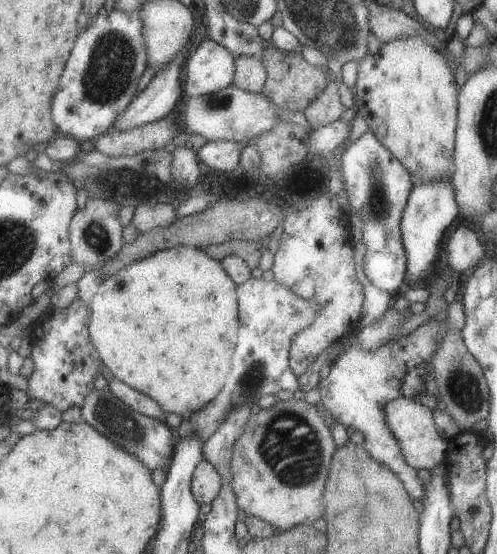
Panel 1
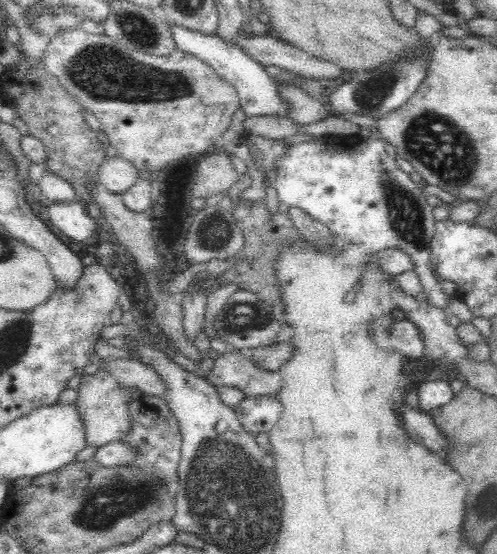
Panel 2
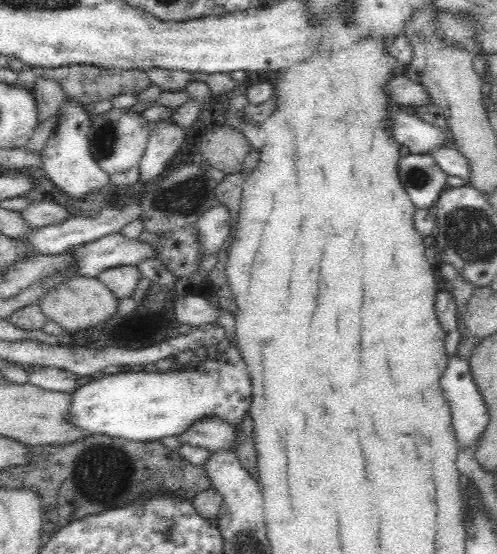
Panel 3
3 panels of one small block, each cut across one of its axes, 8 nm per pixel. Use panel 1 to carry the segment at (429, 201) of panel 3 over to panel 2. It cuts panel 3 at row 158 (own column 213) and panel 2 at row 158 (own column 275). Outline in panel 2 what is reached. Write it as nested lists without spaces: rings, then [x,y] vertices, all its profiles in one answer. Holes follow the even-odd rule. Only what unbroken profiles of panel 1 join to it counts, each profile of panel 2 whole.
[[[358,134],[343,137],[313,137],[308,142],[290,145],[286,154],[279,160],[274,187],[280,202],[288,207],[302,209],[314,221],[326,224],[332,234],[348,239],[350,243],[362,243],[372,247],[376,252],[397,248],[410,255],[428,304],[443,309],[452,295],[442,291],[438,276],[429,264],[431,242],[435,233],[436,220],[432,215],[435,206],[428,204],[427,195],[422,191],[423,184],[412,181],[409,173],[404,172],[394,158],[386,152],[386,144],[387,141],[384,138],[375,139]]]

